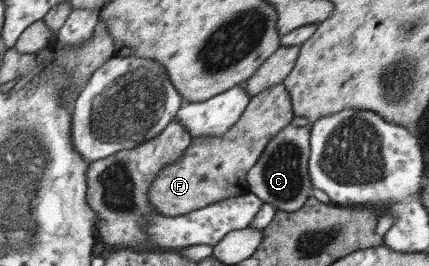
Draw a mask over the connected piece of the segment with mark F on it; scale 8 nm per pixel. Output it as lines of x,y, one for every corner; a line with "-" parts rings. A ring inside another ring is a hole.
283,84
274,85
264,92
258,93
258,96
251,99
242,116
234,123
234,126
226,130
224,134
191,138
191,143
187,146
185,153
182,153
182,156
176,162
162,168
162,172
158,172
158,176
154,178
154,182
148,188
148,199
150,199
152,207
154,207
153,211
163,217
179,217
218,203
222,199
240,197
250,193
251,189
247,182
249,169
257,163
274,134
289,125
293,117
291,98

